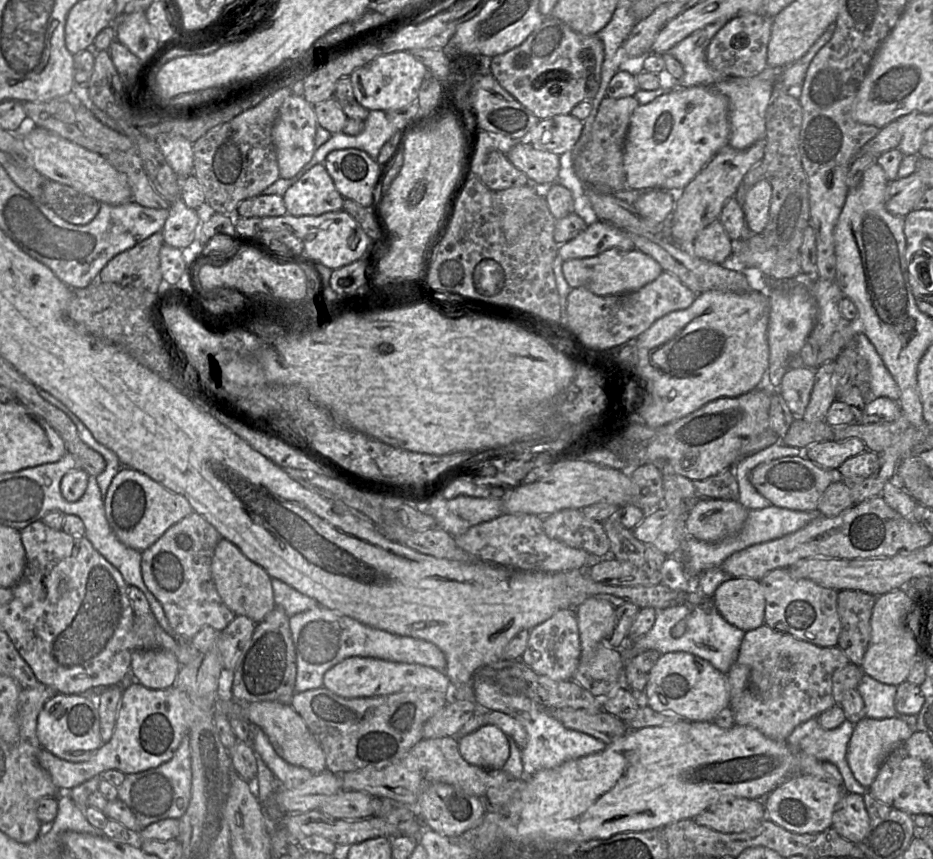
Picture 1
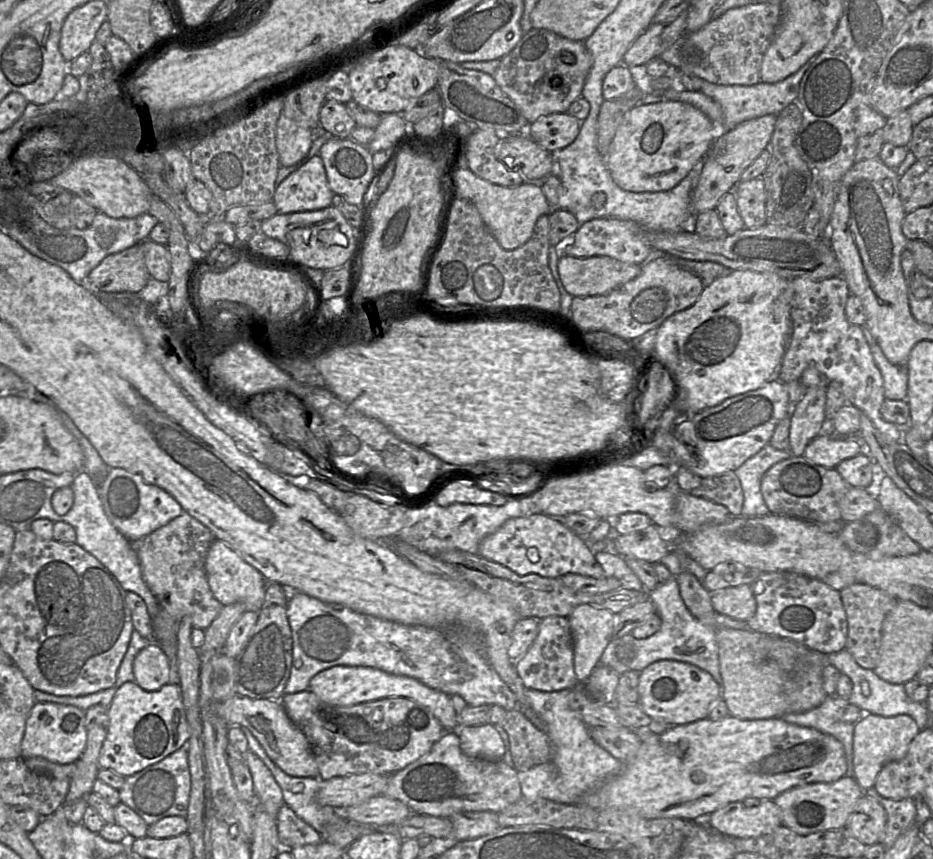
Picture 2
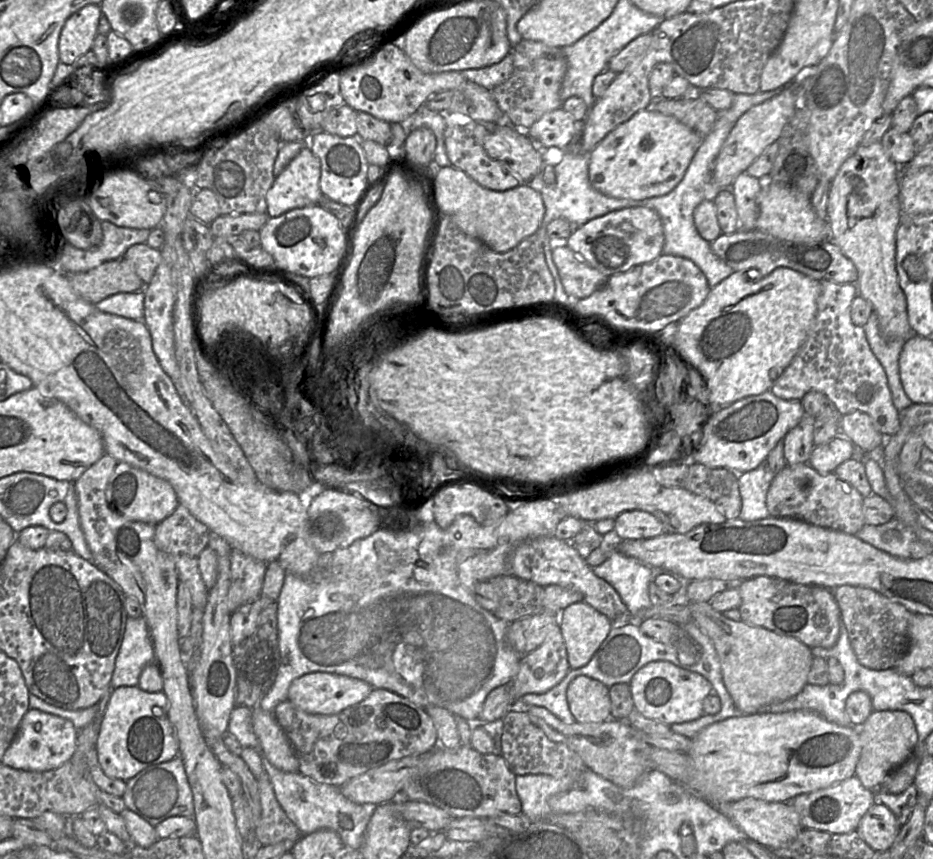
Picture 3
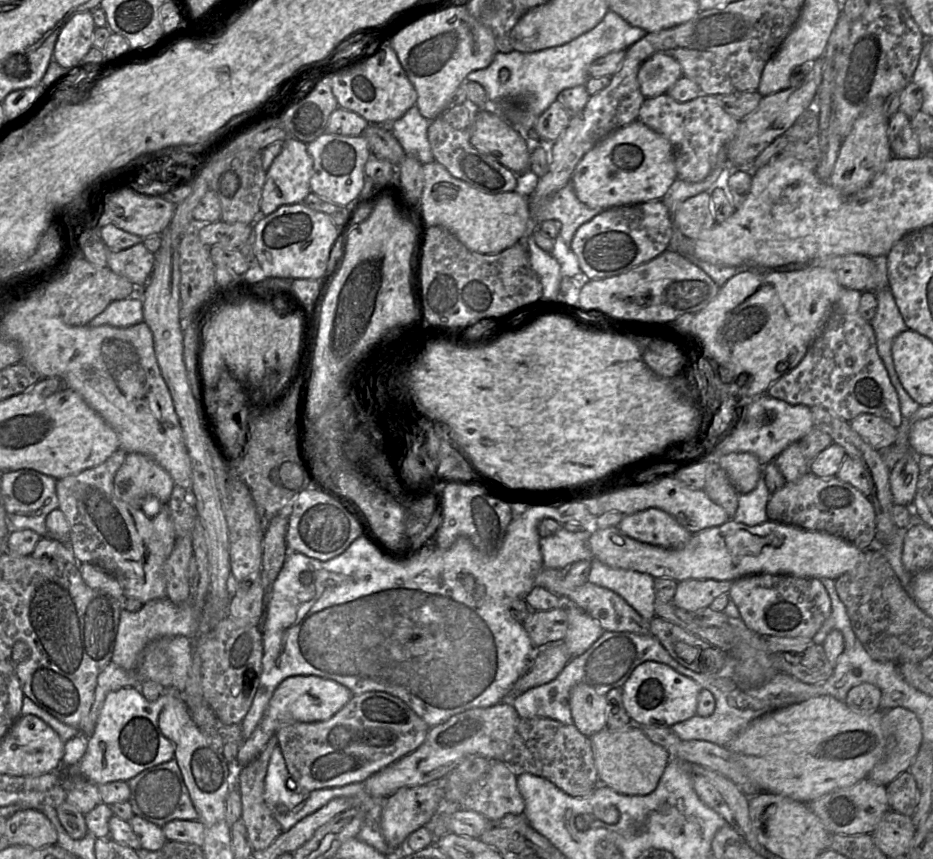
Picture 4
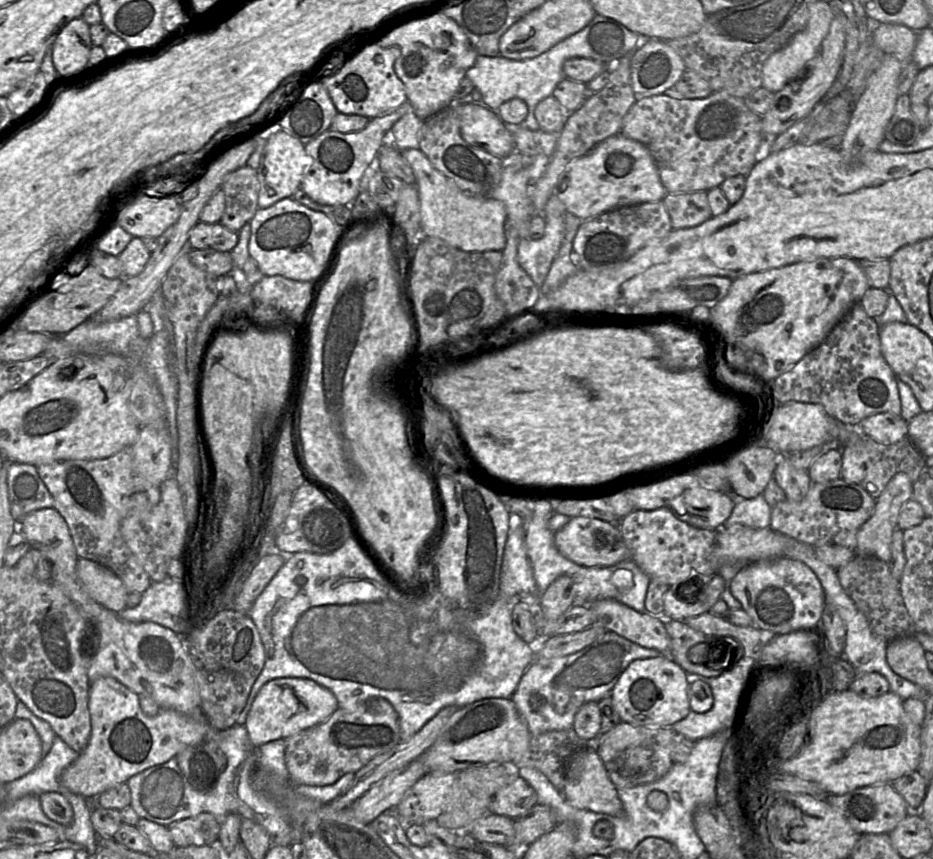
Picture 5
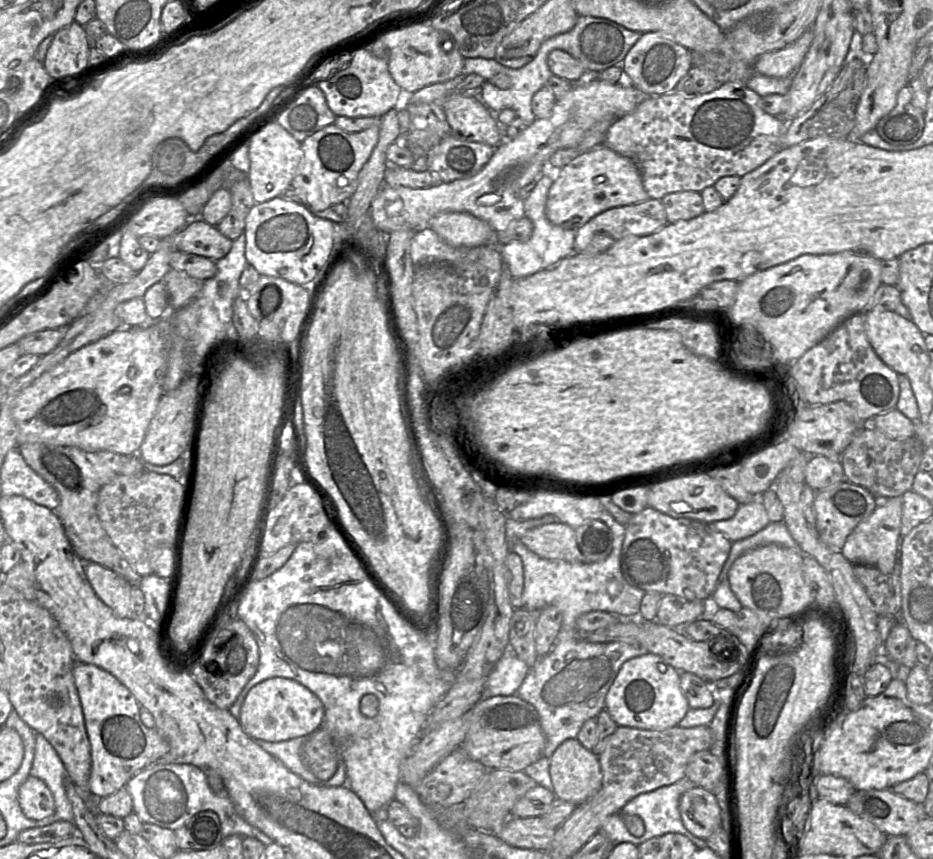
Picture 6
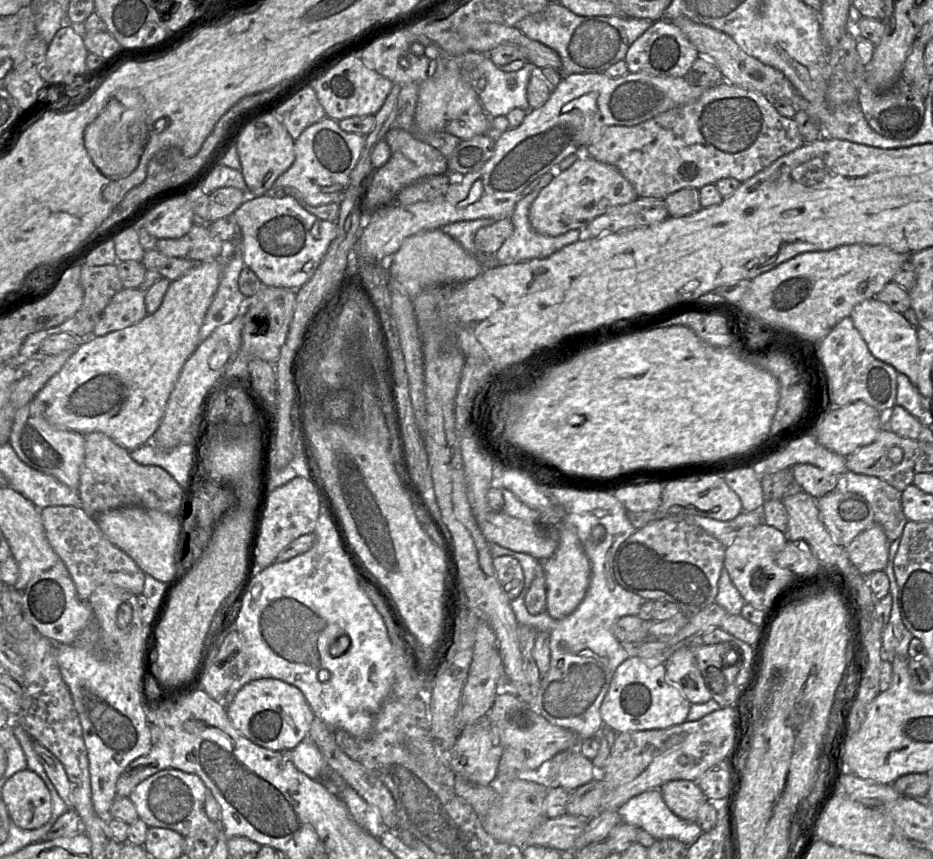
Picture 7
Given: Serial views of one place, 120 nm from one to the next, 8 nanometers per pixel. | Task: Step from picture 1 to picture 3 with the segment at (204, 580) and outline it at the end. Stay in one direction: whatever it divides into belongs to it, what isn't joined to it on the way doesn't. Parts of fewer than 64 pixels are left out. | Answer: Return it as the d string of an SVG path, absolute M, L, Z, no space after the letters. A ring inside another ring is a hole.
M179 504L175 511L156 525L154 543L156 547L169 554L176 566L179 581L184 582L191 593L192 605L195 609L204 610L208 601L208 588L202 580L198 559L201 552L208 547L211 531L197 520L190 511Z

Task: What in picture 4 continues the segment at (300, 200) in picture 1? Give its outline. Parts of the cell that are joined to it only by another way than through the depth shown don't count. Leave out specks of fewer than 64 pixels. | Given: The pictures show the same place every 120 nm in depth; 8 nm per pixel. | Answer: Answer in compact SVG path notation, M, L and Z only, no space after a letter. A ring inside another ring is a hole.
M294 137L283 141L281 152L275 157L266 172L265 184L262 189L260 211L267 216L282 205L302 203L310 190L310 179L313 174L313 159L307 152L307 144Z

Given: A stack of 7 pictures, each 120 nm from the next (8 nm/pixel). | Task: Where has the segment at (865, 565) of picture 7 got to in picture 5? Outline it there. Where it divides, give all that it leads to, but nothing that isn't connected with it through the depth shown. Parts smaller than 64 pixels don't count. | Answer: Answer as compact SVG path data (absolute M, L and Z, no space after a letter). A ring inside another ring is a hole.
M899 472L888 482L883 492L877 498L871 517L859 528L857 532L856 555L878 558L884 562L891 559L892 534L898 527L898 519L903 504L911 499L913 482L907 474Z

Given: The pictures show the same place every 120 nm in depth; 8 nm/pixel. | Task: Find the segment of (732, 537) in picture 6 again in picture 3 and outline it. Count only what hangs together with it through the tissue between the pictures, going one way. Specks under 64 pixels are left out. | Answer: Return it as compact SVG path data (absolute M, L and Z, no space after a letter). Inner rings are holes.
M766 462L751 471L738 473L738 488L741 497L739 519L755 521L770 516L766 507L766 495L774 475Z

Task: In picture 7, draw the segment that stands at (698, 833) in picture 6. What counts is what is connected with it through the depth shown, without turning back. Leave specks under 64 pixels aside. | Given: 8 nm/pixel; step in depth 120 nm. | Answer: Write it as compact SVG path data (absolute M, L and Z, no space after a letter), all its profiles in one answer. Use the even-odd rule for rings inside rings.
M671 780L659 788L668 808L679 818L697 822L700 807L708 798L696 782Z

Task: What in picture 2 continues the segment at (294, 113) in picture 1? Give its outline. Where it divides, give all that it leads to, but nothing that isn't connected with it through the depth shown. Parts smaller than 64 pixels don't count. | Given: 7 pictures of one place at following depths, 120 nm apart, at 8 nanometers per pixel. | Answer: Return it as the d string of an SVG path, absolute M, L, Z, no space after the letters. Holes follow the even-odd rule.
M281 114L276 125L275 141L279 164L288 167L308 154L312 145L312 132L310 128L304 128Z

